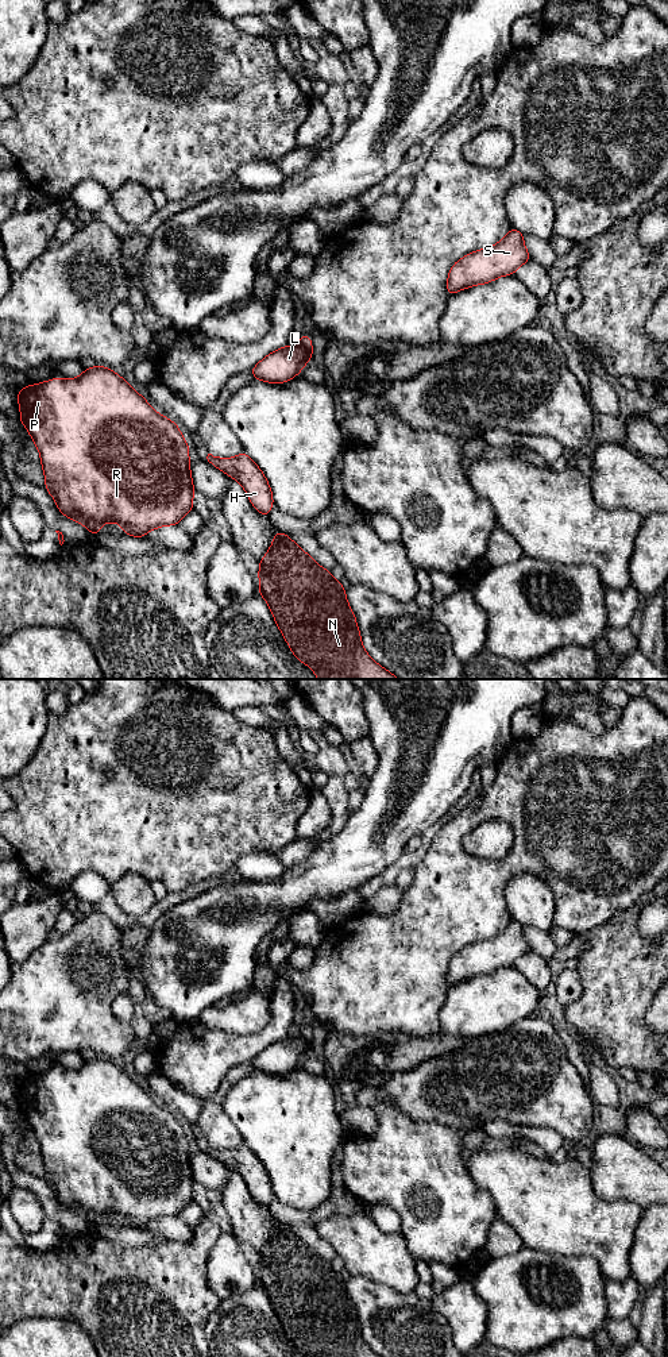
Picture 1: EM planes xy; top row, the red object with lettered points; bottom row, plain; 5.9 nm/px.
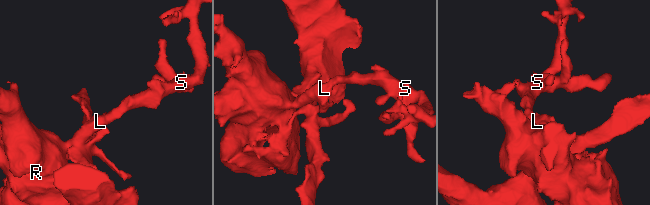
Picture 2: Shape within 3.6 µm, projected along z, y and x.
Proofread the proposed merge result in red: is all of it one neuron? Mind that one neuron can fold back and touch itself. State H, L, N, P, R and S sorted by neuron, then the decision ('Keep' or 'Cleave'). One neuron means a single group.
Groups: H N / L P R S. Cleave

